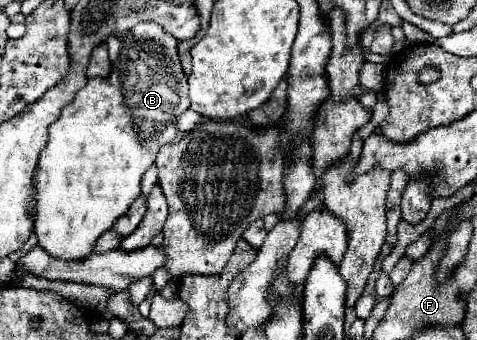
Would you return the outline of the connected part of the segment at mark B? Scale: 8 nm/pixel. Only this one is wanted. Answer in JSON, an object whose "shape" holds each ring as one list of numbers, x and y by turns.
{"shape":[[140,22,128,36,108,38,112,72,108,78,90,78,74,100,62,110,60,118,48,128,46,148,40,152,34,172,34,204,30,216,38,246,60,260,84,260,94,252,96,240,128,212,140,196,142,174,154,164,158,150,178,136,176,118,190,106,186,74,180,66,176,40,164,36,152,22]]}

